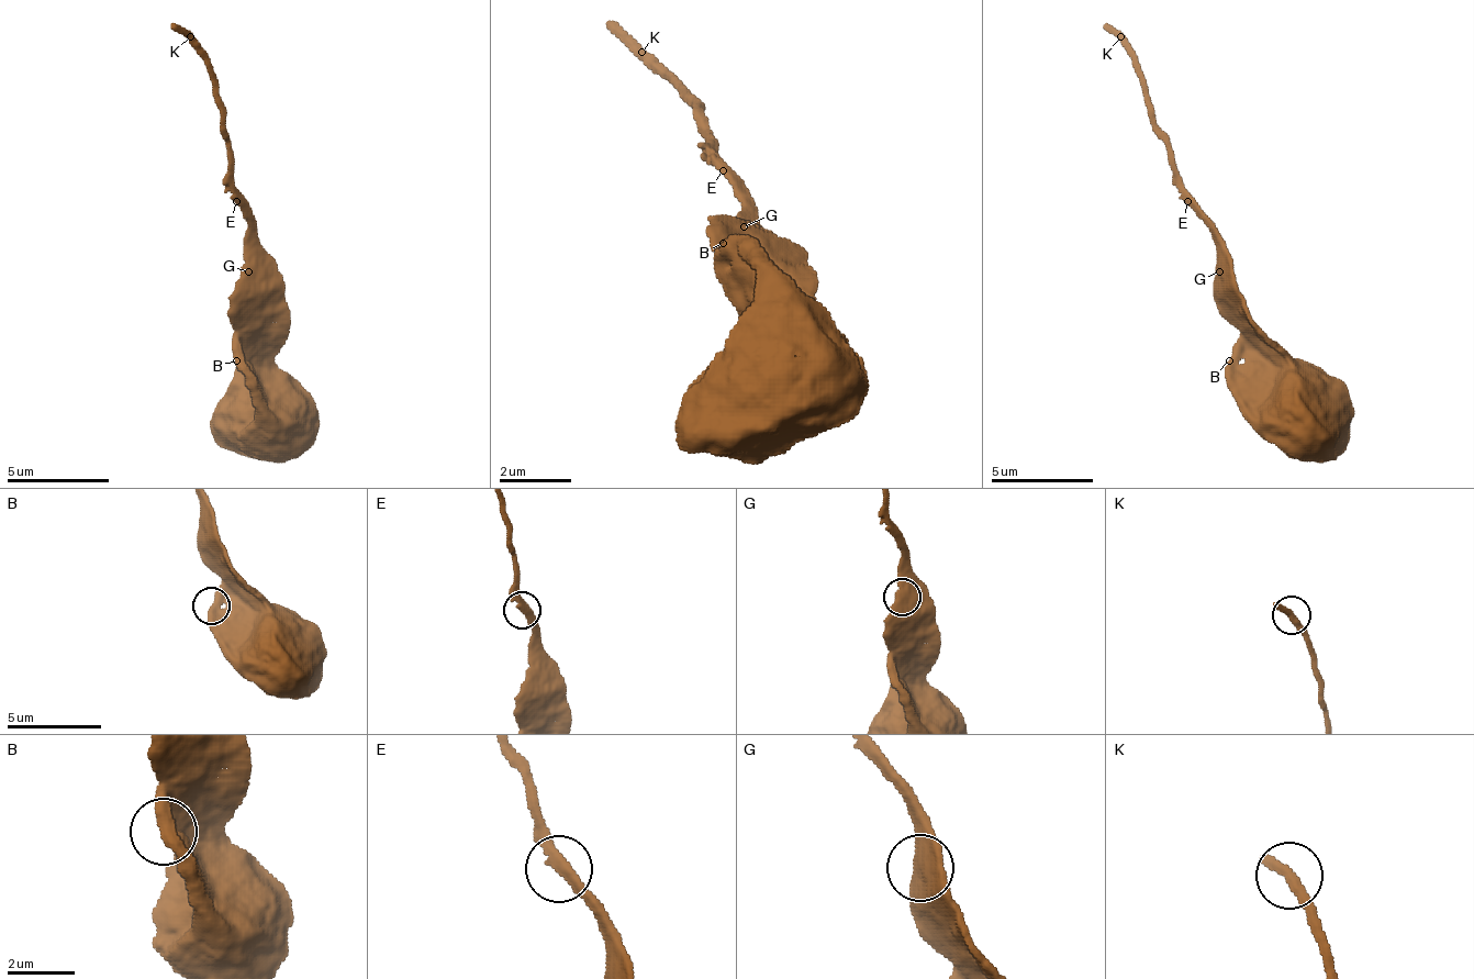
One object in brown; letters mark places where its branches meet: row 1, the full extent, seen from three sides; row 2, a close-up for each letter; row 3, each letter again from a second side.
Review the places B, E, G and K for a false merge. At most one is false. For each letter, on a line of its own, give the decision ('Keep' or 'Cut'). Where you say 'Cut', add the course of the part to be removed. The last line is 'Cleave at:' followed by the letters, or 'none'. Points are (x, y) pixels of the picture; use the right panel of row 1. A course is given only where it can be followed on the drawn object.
B: Keep
E: Keep
G: Keep
K: Keep
Cleave at: none

